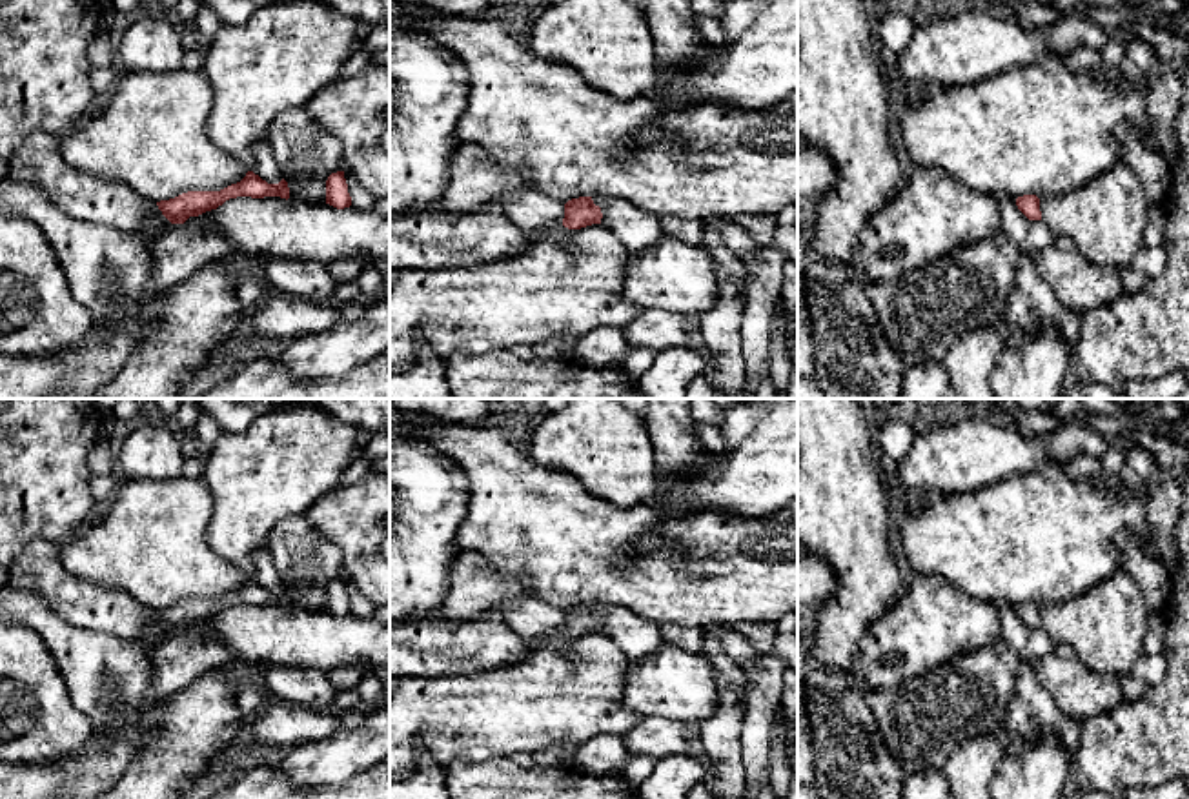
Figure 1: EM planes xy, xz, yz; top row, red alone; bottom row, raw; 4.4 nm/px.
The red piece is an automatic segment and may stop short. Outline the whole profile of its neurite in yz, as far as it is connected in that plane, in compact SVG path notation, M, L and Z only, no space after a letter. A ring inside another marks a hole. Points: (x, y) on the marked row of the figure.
M1036 195L1018 197L1016 206L1029 220L1042 220L1040 198Z

